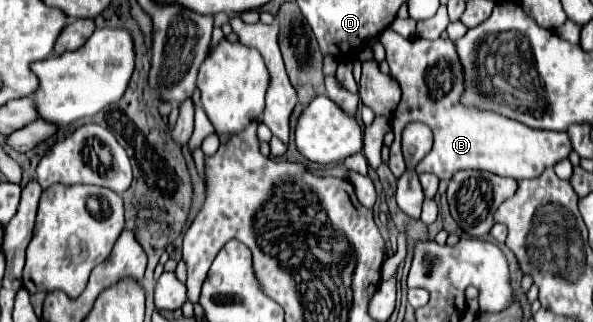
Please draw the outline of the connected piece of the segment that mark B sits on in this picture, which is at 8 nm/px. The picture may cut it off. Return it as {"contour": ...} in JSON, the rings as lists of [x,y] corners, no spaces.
{"contour":[[[392,29],[382,31],[378,39],[386,47],[386,61],[390,67],[390,75],[402,87],[402,99],[392,119],[392,131],[396,137],[394,143],[390,145],[390,161],[388,161],[388,167],[396,177],[400,177],[406,169],[400,149],[400,133],[412,121],[426,123],[434,133],[432,151],[416,165],[418,175],[434,173],[440,179],[450,179],[456,171],[478,169],[522,181],[538,177],[546,167],[554,167],[560,159],[566,159],[570,155],[572,145],[566,133],[532,129],[518,121],[498,117],[498,113],[486,113],[462,105],[460,101],[464,93],[462,63],[458,61],[456,47],[450,39],[434,39],[434,41],[420,37],[406,39],[394,33]]]}

